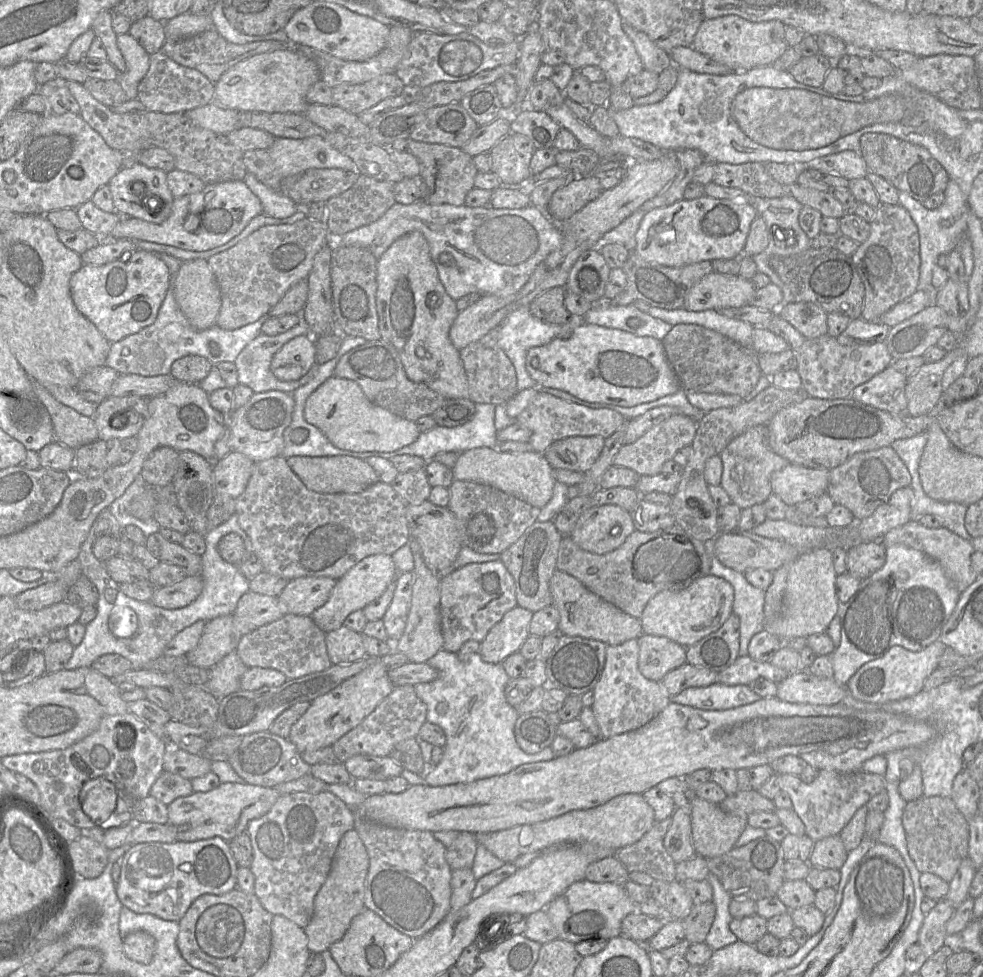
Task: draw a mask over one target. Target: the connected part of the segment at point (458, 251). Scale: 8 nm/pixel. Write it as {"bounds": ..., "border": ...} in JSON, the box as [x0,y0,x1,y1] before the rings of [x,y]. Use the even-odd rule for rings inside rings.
{"bounds":[334,200,562,301],"border":[[[418,200],[412,204],[400,204],[394,203],[378,220],[355,229],[353,231],[347,232],[338,238],[334,239],[336,245],[343,246],[359,246],[369,249],[372,254],[378,259],[390,246],[396,241],[398,238],[403,236],[406,233],[418,231],[421,232],[425,239],[427,240],[430,248],[430,256],[432,261],[434,262],[436,269],[438,271],[439,279],[442,282],[447,294],[454,299],[455,301],[469,293],[479,293],[482,295],[497,295],[497,296],[508,296],[517,293],[528,281],[536,267],[555,249],[557,249],[562,240],[562,234],[557,229],[557,227],[552,223],[551,220],[548,220],[543,213],[535,206],[528,205],[524,208],[520,209],[495,209],[491,206],[483,206],[483,207],[469,207],[466,205],[454,206],[451,204],[438,204],[432,205],[427,203],[425,200]],[[442,253],[449,253],[455,259],[455,264],[452,266],[447,266],[440,262],[440,255]]]}

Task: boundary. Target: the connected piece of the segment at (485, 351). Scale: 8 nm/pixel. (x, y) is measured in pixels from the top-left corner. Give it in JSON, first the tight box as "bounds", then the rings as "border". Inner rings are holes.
{"bounds":[460,327,518,405],"border":[[[495,327],[481,339],[460,350],[460,357],[468,381],[468,398],[474,403],[505,405],[518,392],[516,370],[499,346],[500,329]]]}

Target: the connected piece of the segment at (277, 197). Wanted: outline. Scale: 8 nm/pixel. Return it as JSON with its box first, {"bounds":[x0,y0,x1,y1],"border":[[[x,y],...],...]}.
{"bounds":[244,172,298,218],"border":[[[247,172],[244,182],[261,201],[264,214],[274,218],[286,218],[298,210],[298,205],[289,197],[270,189],[253,174]]]}

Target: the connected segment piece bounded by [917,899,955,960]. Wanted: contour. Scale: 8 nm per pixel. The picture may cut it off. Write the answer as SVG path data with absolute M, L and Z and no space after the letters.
M941 899L925 915L917 942L923 951L925 960L944 946L947 935L946 923L952 917L954 910L955 908L946 899Z

